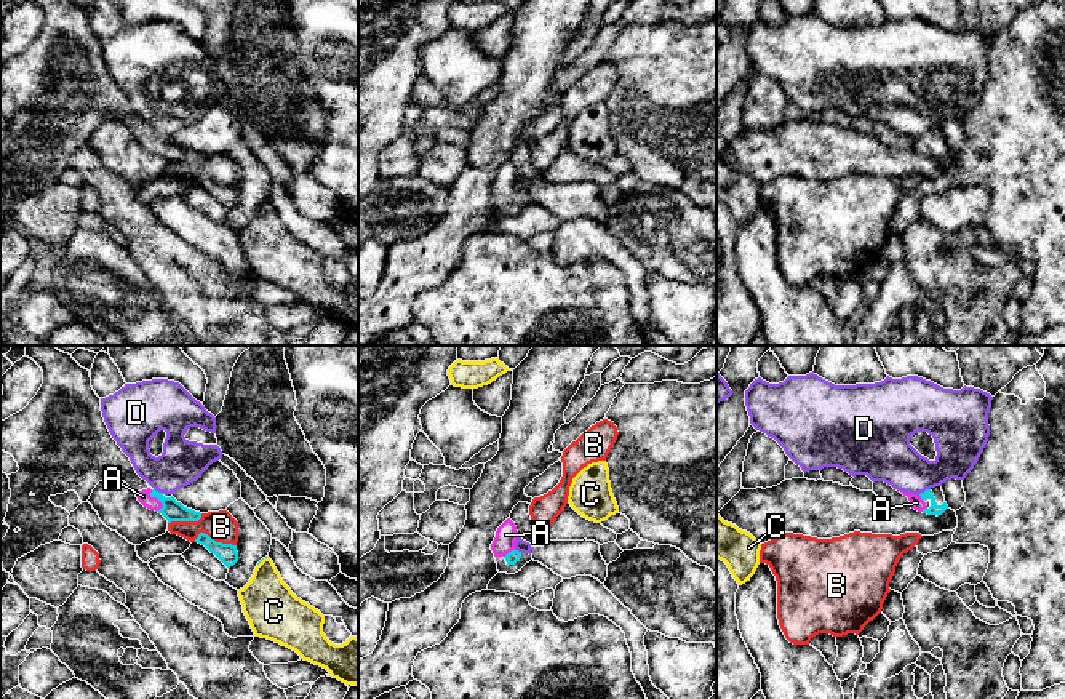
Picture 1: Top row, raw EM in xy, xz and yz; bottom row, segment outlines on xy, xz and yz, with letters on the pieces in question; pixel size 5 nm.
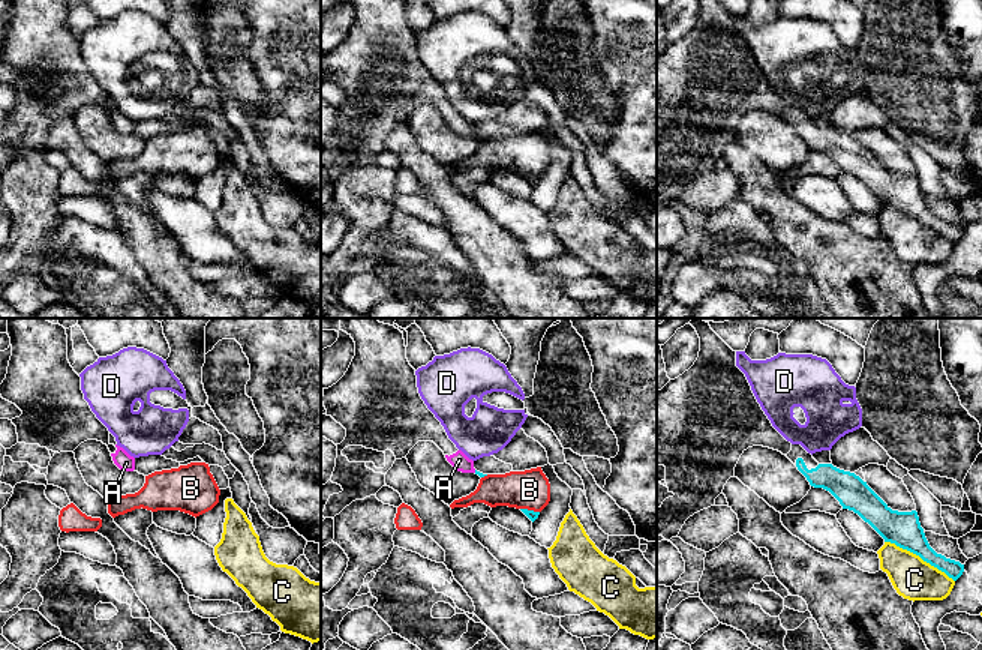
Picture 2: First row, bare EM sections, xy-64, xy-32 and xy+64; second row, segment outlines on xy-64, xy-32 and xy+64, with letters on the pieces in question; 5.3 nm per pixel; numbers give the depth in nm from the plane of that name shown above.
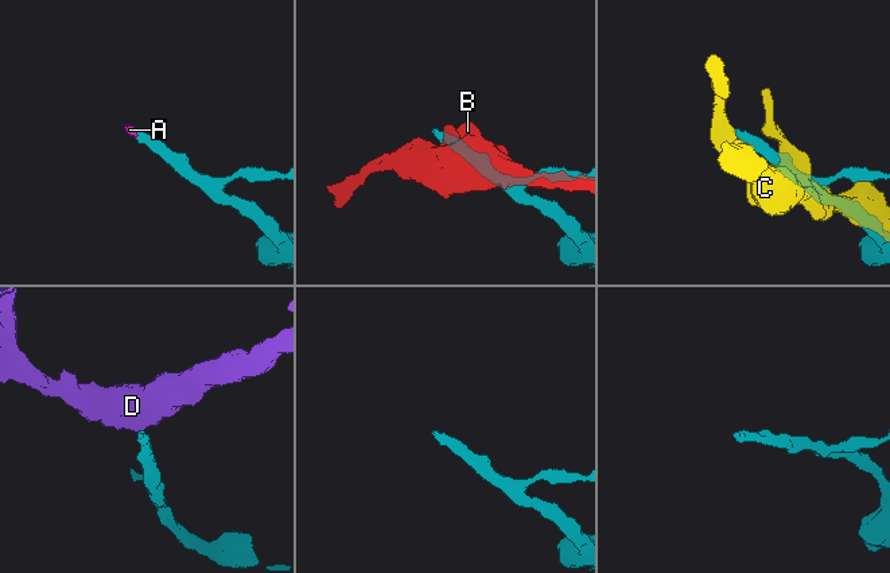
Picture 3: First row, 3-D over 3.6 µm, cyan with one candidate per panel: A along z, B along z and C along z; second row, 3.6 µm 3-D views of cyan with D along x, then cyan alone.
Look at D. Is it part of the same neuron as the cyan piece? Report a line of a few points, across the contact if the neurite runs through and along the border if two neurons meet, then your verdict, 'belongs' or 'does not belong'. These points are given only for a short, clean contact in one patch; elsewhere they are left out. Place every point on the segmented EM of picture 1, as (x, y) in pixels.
yz (929, 488), (918, 495) | does not belong

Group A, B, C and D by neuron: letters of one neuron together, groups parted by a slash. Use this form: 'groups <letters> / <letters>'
groups A / B / C / D

